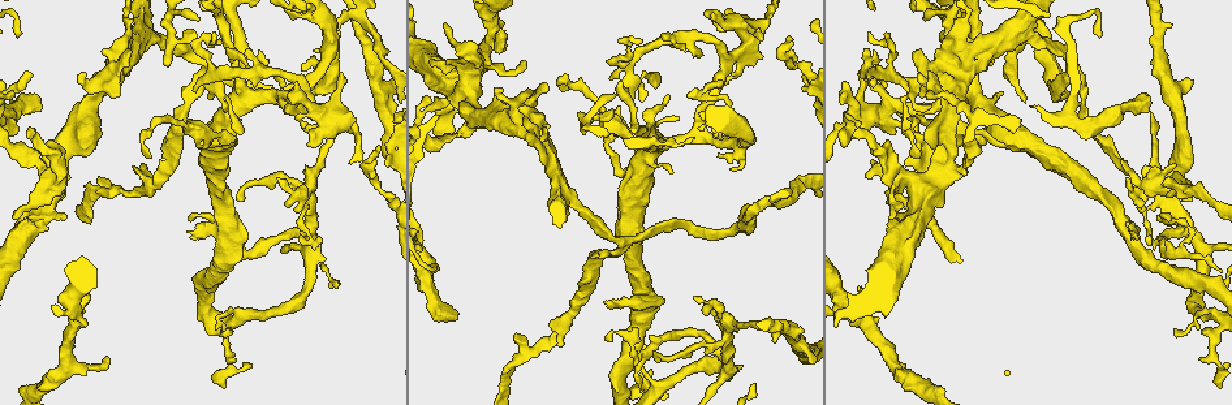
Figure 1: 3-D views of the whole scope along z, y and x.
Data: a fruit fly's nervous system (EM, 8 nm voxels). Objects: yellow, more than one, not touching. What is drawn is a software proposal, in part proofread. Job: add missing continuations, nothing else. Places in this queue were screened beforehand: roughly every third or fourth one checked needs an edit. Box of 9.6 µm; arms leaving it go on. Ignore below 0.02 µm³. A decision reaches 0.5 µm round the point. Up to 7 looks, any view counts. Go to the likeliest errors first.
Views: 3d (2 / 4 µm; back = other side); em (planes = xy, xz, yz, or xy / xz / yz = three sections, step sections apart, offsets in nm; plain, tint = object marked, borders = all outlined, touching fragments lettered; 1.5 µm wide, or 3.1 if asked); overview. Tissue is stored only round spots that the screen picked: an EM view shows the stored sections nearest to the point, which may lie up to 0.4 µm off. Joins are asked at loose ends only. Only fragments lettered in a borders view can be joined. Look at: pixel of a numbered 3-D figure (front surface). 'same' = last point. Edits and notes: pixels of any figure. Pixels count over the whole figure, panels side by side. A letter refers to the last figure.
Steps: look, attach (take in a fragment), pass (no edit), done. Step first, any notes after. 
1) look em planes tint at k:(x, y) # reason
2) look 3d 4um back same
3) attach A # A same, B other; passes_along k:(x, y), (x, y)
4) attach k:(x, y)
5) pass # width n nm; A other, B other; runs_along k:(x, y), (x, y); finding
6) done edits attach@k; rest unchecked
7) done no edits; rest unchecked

look em yz step 4 borders at 1:(713, 17) # an open end

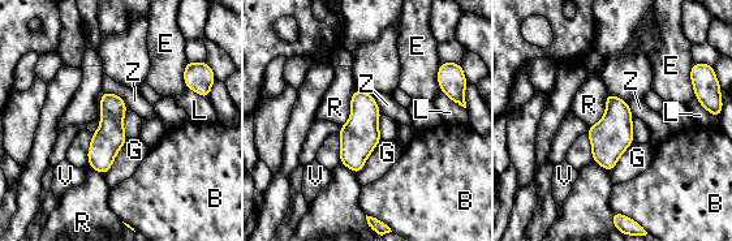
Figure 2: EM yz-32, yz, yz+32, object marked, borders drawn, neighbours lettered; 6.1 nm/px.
look em planes borders same # another direction

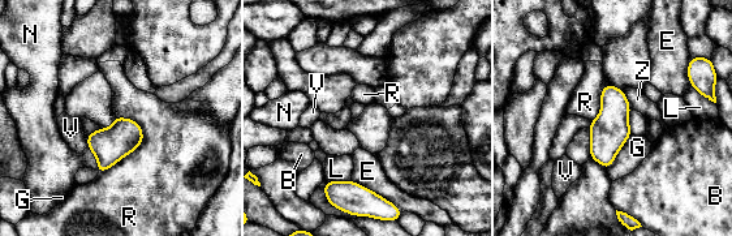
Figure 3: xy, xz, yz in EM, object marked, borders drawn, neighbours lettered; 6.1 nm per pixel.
pass # width 180 nm; B other, E other, G other, L other, N other, R other, V other, Z other; border 3:(85, 136), (89, 147); none of them fits

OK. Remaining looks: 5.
look em planes borders at 1:(854, 136) # an open end

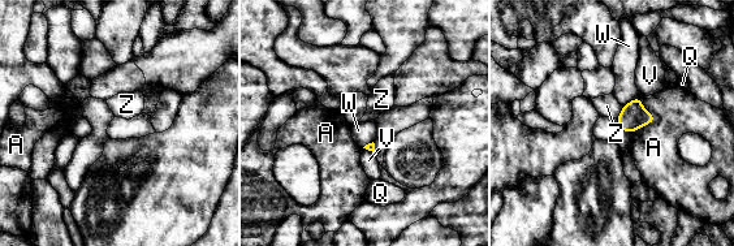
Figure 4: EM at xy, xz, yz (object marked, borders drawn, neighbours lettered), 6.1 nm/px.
pass # A other, Q other, V other, W other, Z other; none of them fits

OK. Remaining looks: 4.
look em planes borders at 1:(889, 41) # branch stops here

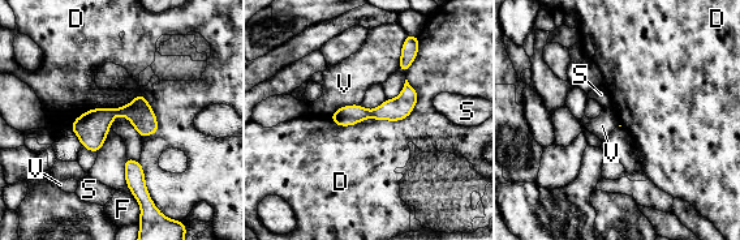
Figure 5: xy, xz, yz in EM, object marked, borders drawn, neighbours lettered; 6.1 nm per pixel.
pass # D other, F other, S other, V other; runs_along 5:(414, 95), (396, 110), (334, 118); no lettered fragment goes on from it

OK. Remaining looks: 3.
done no edits; rest unchecked

